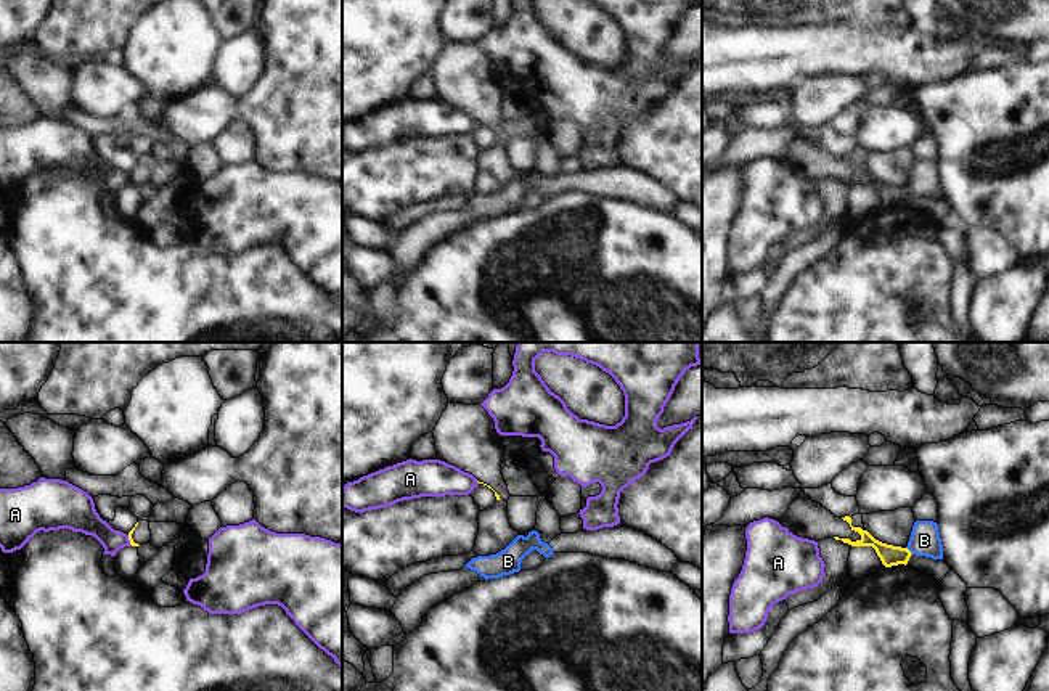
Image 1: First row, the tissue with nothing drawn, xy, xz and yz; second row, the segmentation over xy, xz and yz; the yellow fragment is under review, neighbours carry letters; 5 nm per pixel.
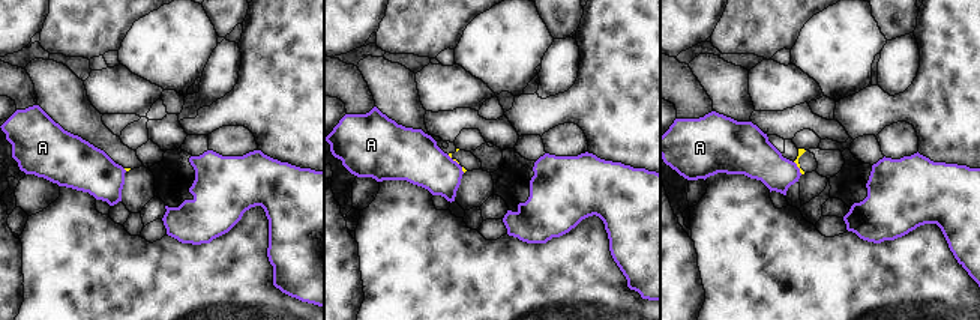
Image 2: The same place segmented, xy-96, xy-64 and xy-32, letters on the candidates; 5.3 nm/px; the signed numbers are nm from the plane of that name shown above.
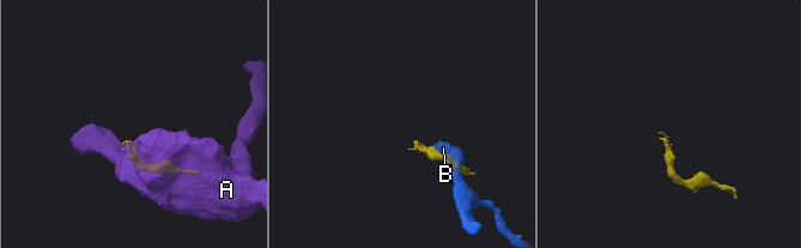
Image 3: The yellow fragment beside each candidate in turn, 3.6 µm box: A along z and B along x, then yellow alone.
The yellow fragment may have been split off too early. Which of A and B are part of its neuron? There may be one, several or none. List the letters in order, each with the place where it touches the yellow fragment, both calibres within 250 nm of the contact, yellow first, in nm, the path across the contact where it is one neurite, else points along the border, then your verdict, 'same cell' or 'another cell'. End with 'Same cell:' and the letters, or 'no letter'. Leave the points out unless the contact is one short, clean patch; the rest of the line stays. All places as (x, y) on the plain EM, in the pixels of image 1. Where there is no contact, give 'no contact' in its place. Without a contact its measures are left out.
A: meets yellow in xy at (129, 179); 20 nm thick on the yellow side, 140 nm on the other; border along xy (127, 175), (132, 185); another cell
B: meets yellow in yz at (908, 190); 100 nm thick on the yellow side, 150 nm on the other; border along yz (906, 187), (913, 193); another cell
Same cell: no letter

